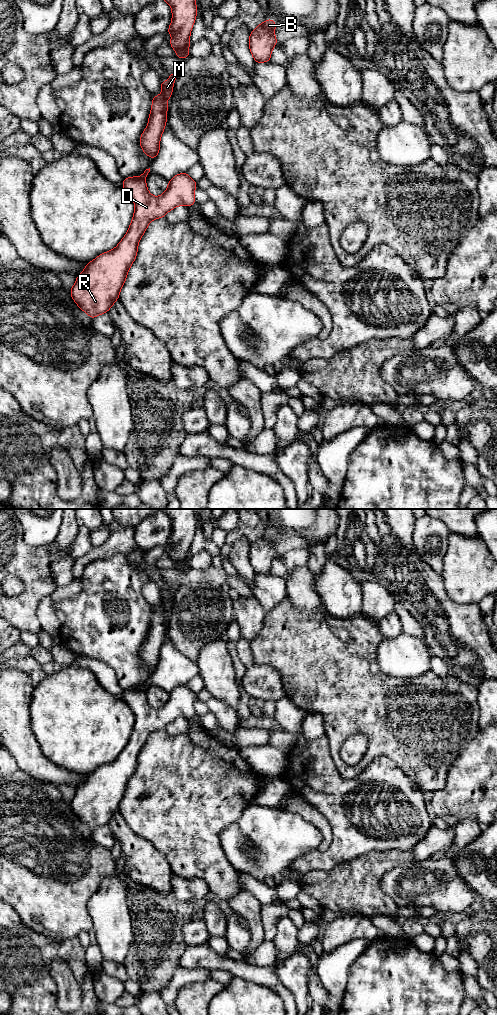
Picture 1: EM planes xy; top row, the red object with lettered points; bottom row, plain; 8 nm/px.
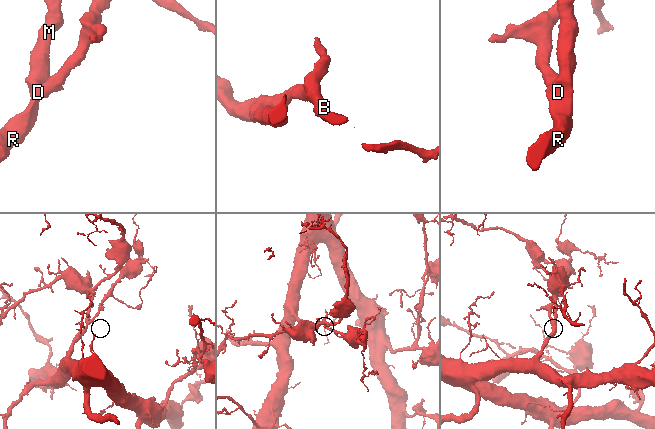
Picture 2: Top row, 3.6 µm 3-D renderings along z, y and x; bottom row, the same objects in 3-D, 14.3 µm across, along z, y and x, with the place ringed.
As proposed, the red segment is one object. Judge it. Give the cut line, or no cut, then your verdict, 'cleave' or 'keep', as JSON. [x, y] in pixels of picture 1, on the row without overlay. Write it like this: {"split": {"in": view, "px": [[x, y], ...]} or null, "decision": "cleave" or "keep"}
{"split": null, "decision": "keep"}

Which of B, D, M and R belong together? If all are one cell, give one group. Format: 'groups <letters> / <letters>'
groups B D M R

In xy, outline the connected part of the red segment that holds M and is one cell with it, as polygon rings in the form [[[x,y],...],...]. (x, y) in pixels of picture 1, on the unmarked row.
[[[170,585],[168,594],[161,593],[162,605],[160,608],[153,608],[148,637],[139,652],[144,665],[154,672],[160,662],[160,649],[164,644],[167,633],[166,623],[169,621],[169,617],[165,616],[164,613],[169,613],[178,587],[177,585]]]

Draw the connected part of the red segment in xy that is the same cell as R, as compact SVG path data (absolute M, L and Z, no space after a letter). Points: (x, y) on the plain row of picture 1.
M150 680L141 689L127 689L122 699L135 715L135 724L129 741L115 761L101 765L77 788L70 806L81 822L91 831L107 825L123 799L128 782L136 771L138 755L148 736L179 717L190 719L196 715L194 703L197 694L187 684L168 693L167 702L159 709L148 704L145 695Z

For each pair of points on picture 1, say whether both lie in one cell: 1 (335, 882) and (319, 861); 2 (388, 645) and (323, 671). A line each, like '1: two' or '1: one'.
1: two
2: two

